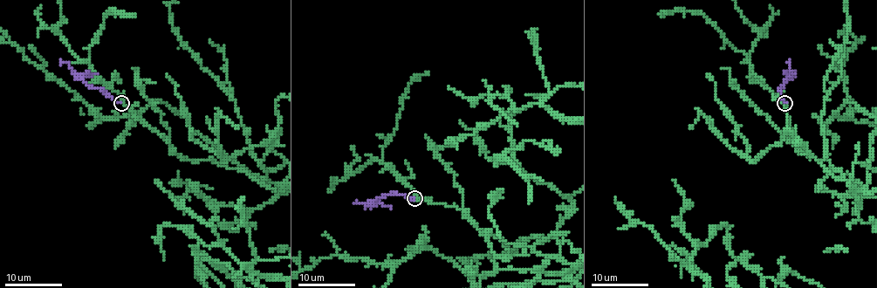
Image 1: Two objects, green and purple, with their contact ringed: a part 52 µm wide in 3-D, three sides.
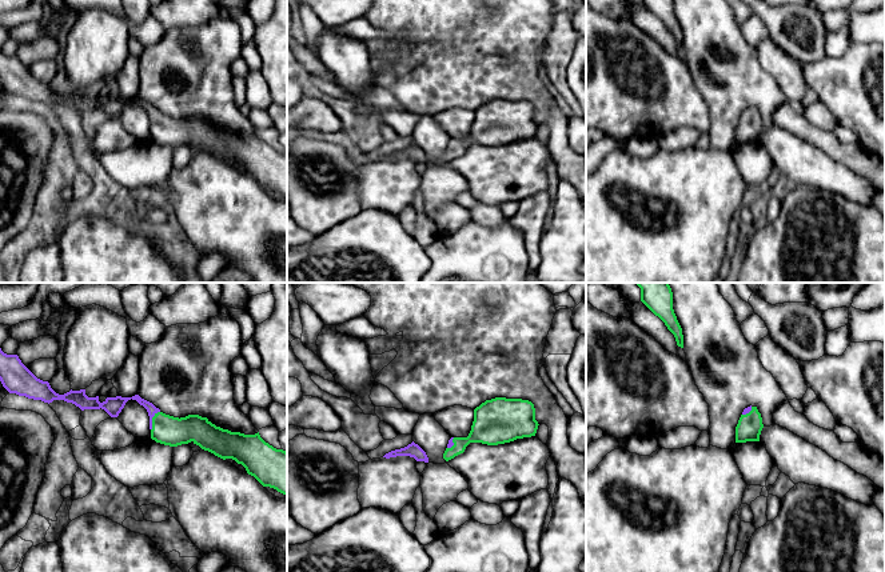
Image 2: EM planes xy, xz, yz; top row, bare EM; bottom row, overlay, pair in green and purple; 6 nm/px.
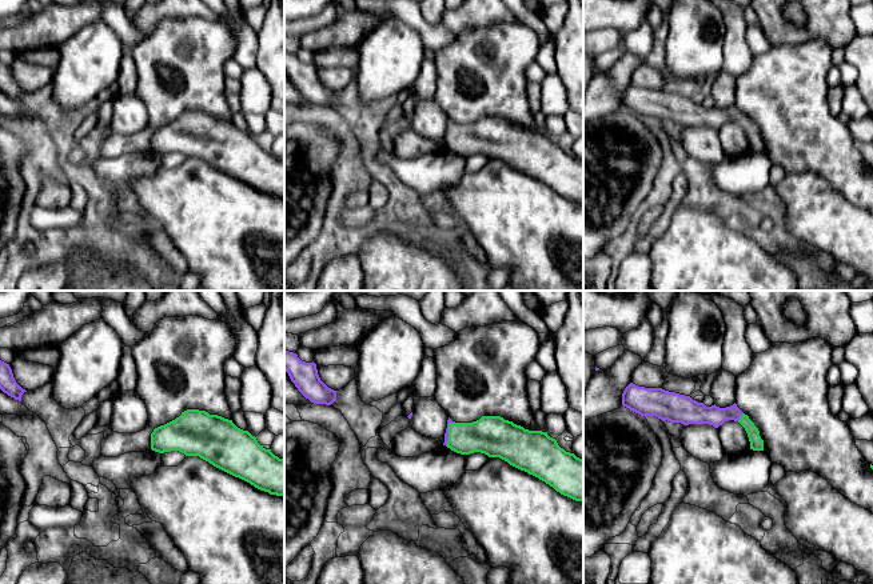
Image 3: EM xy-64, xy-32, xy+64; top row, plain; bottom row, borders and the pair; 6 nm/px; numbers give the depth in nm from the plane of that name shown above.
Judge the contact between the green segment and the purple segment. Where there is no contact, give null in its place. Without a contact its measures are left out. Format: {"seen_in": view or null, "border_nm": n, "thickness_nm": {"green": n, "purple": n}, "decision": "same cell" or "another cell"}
{"seen_in": "xy", "border_nm": 130, "thickness_nm": {"green": 180, "purple": 110}, "decision": "same cell"}

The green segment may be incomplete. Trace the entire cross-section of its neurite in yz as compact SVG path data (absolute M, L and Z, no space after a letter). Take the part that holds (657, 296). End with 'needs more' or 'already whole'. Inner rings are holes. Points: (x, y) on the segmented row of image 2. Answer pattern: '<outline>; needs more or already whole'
M637 283L641 301L658 316L674 335L677 345L683 348L682 328L673 309L673 292L669 283Z; already whole

